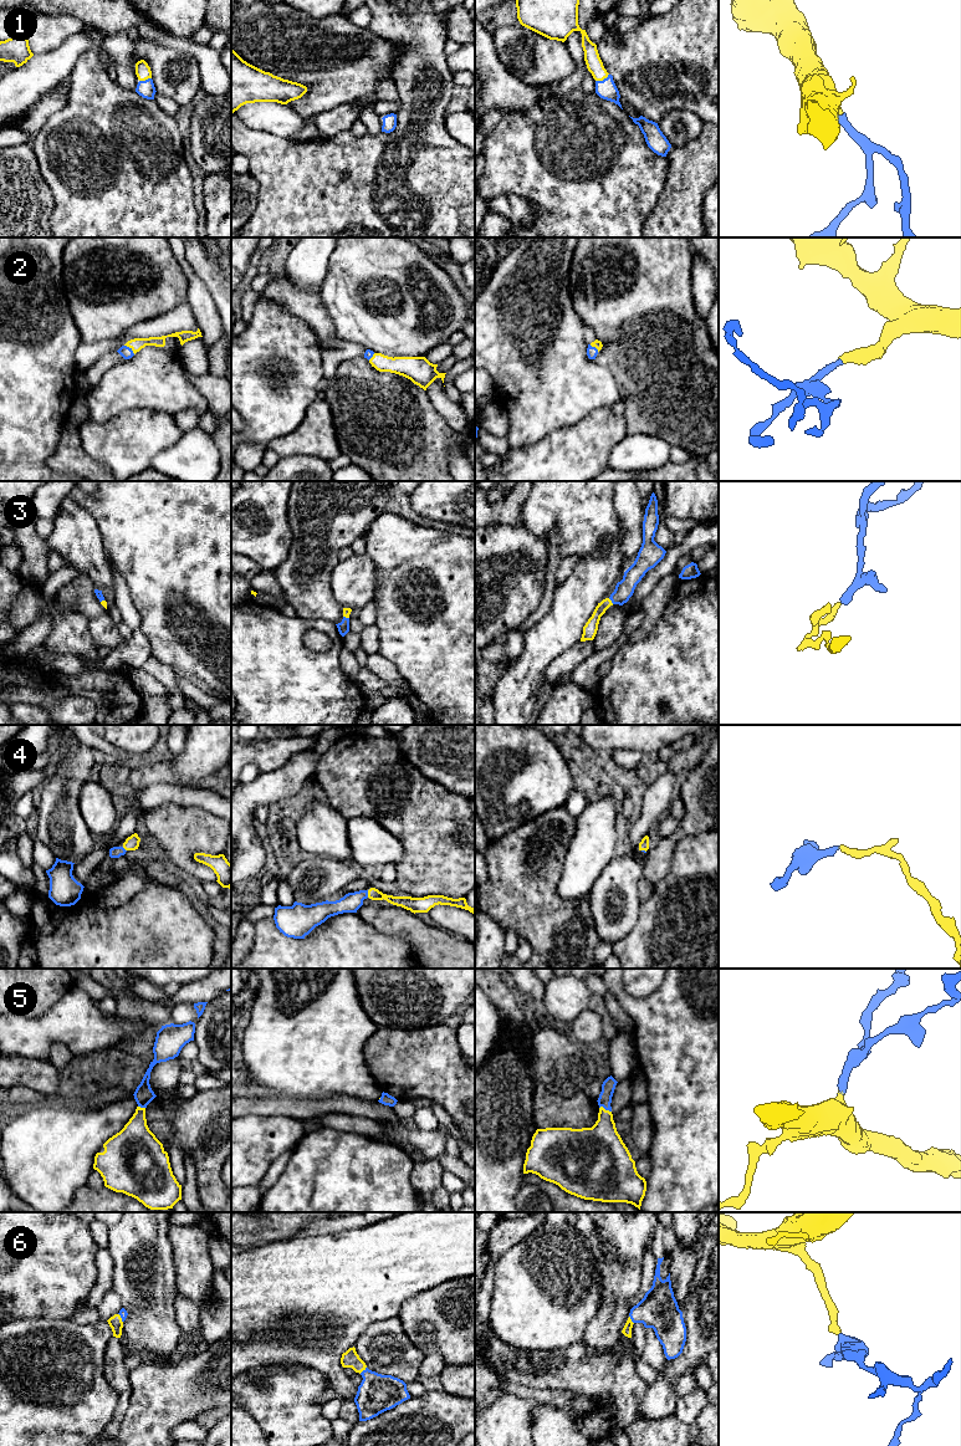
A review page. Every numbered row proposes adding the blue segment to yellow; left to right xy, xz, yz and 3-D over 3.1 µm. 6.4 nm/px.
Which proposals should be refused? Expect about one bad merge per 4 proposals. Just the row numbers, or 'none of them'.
none of them

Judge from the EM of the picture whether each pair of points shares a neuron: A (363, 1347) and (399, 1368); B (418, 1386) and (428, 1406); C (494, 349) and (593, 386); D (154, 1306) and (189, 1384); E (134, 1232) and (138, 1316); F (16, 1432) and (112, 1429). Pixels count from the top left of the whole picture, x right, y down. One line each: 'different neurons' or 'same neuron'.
A: same neuron
B: different neurons
C: same neuron
D: different neurons
E: same neuron
F: different neurons

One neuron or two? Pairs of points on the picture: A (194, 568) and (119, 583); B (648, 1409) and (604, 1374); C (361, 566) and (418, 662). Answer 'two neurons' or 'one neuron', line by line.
A: two neurons
B: two neurons
C: two neurons

